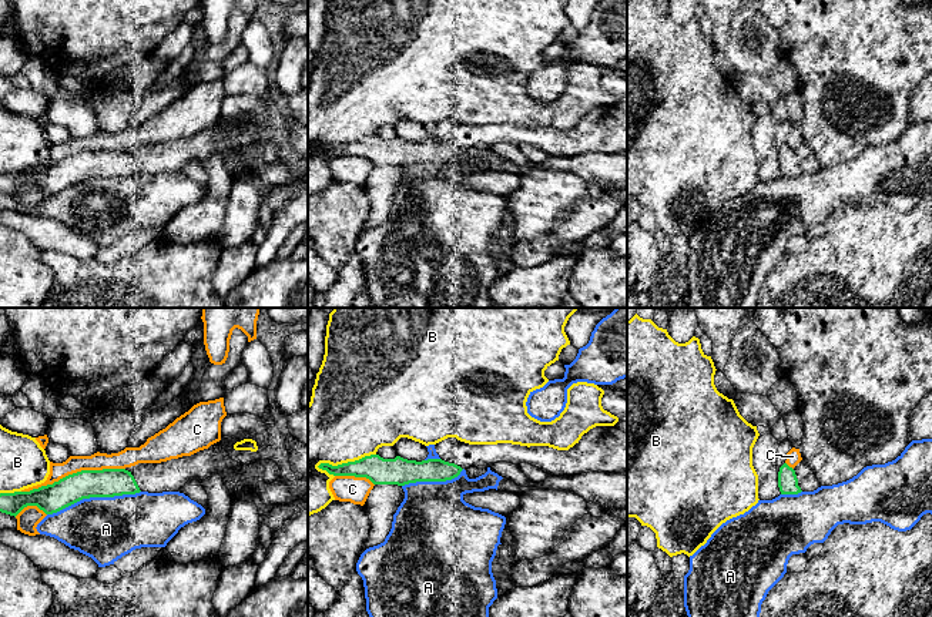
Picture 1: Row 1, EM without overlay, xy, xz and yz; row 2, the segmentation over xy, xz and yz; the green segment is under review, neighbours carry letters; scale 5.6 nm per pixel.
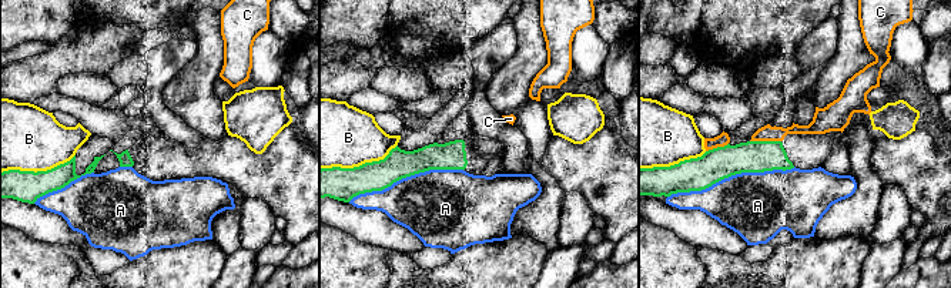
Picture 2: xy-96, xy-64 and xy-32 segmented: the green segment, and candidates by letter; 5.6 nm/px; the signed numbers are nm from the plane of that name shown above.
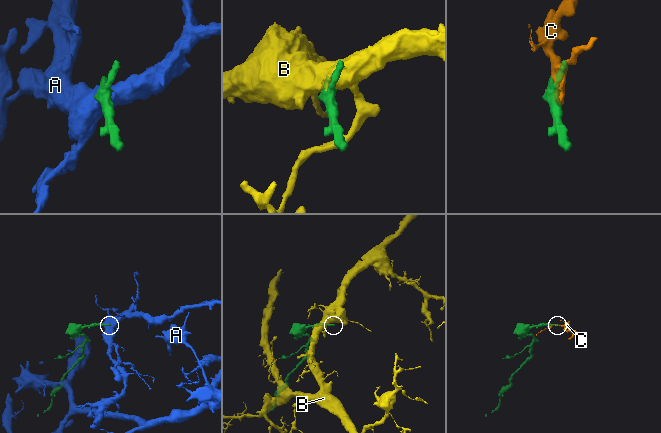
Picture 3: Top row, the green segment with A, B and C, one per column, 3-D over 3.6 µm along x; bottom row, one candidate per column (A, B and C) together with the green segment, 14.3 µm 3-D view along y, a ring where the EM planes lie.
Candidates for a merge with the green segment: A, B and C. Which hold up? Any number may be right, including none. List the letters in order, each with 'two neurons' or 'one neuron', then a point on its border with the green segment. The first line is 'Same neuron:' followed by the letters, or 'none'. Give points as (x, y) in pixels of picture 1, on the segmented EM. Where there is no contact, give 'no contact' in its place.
Same neuron: none
A: two neurons; meets green in xy at (93, 496)
B: two neurons; meets green in xz at (345, 463)
C: two neurons; meets green in xy at (73, 473)

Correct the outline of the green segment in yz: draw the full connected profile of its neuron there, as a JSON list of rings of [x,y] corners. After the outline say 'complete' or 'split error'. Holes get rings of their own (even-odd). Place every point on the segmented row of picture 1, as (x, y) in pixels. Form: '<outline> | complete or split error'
[[[784,463],[778,472],[778,487],[781,494],[798,494],[801,487],[798,486],[798,479],[795,470]]] | complete

